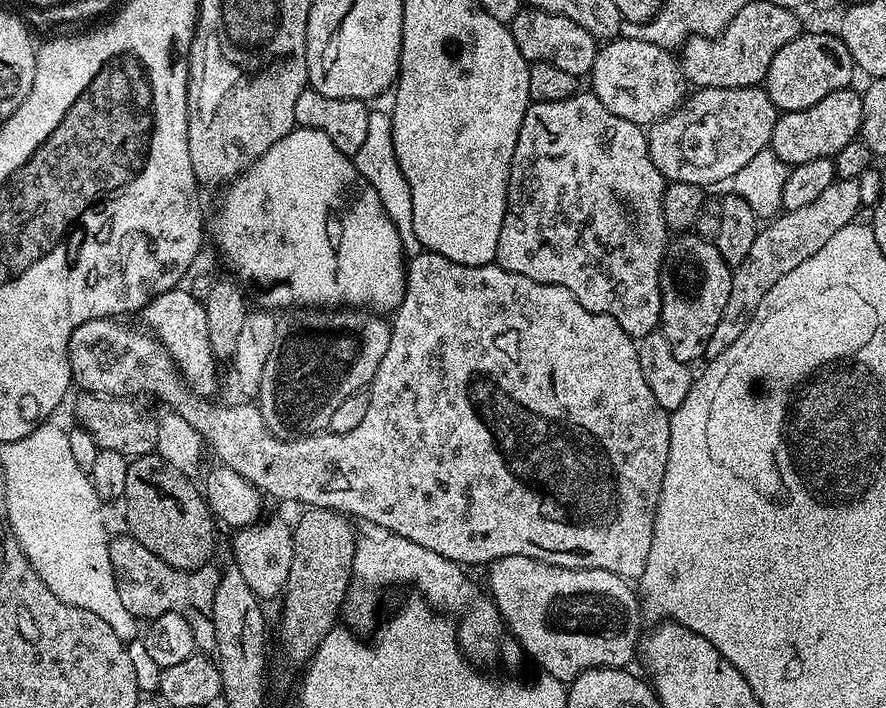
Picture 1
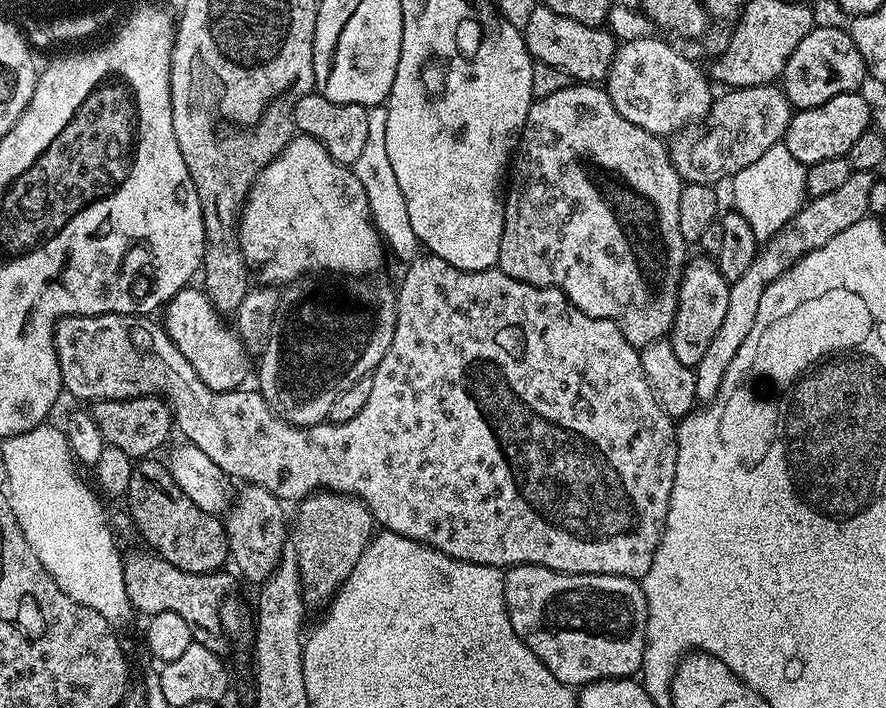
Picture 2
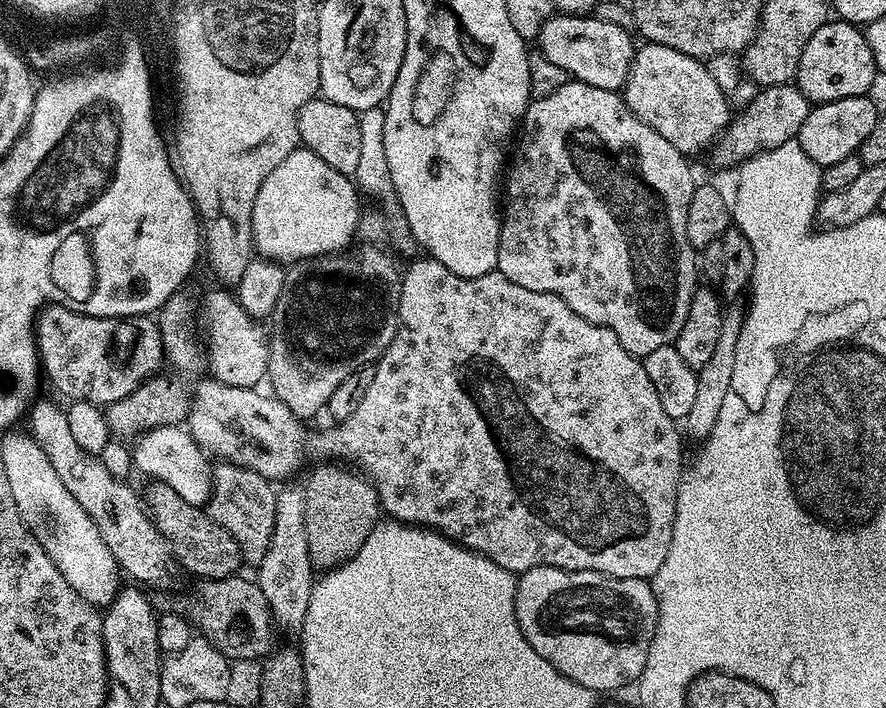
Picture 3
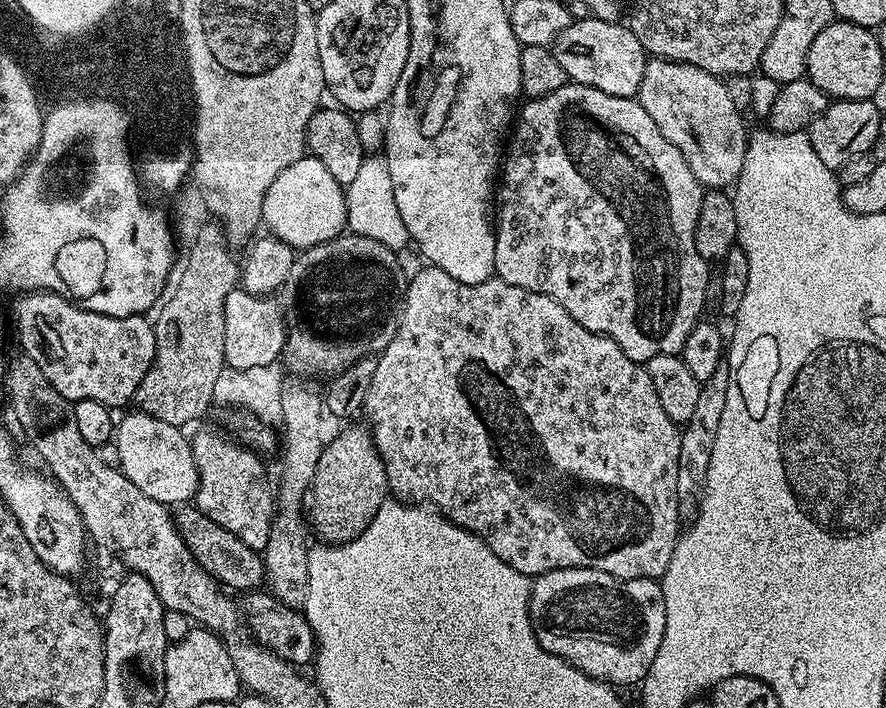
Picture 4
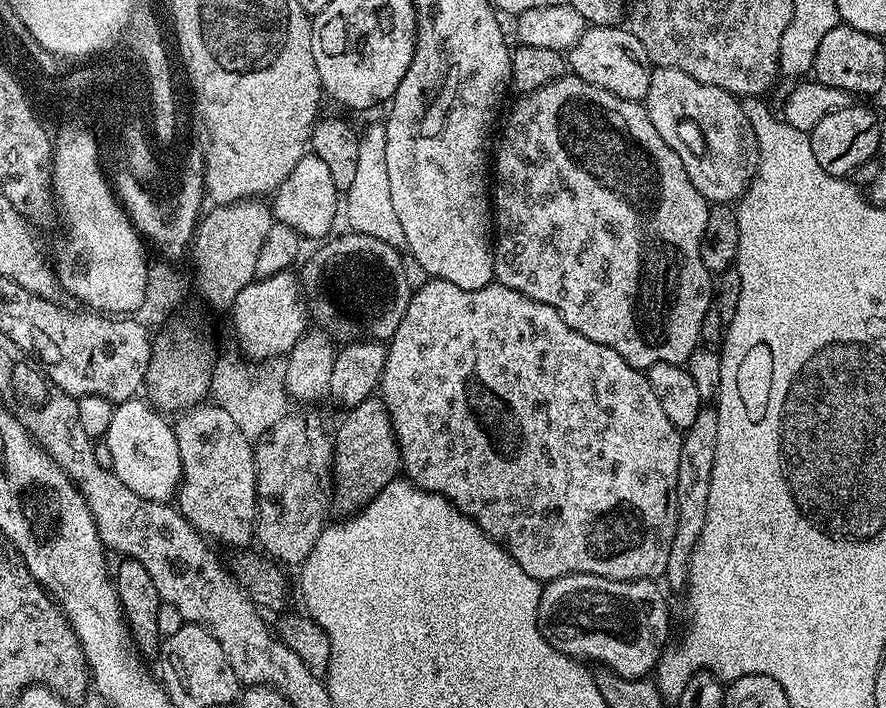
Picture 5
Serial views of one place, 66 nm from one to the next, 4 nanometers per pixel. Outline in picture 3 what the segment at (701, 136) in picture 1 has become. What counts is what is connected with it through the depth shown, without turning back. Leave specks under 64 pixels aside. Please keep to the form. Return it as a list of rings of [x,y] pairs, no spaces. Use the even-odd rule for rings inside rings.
[[[795,83],[760,88],[757,93],[737,116],[735,113],[729,119],[728,127],[715,141],[716,156],[724,164],[739,165],[759,152],[782,146],[782,142],[787,140],[797,139],[802,130],[802,122],[806,122],[810,102]]]

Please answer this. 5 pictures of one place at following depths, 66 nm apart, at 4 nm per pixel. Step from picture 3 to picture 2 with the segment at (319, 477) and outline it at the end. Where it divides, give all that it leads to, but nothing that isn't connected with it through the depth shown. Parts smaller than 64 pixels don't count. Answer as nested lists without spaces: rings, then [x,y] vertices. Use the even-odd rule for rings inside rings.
[[[323,490],[305,496],[299,501],[295,524],[290,530],[290,552],[295,556],[300,571],[300,585],[304,595],[305,605],[327,605],[337,590],[350,578],[354,566],[358,566],[358,558],[367,550],[374,535],[374,521],[370,510],[356,496],[344,496],[340,492],[325,492]]]

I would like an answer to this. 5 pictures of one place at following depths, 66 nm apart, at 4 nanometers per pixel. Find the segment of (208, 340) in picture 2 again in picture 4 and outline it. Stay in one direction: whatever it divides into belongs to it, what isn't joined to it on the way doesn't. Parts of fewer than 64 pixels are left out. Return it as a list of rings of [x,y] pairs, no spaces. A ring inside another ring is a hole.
[[[242,286],[226,294],[224,303],[224,363],[239,371],[270,366],[283,357],[286,342],[284,313],[279,303],[267,296],[255,296]]]

